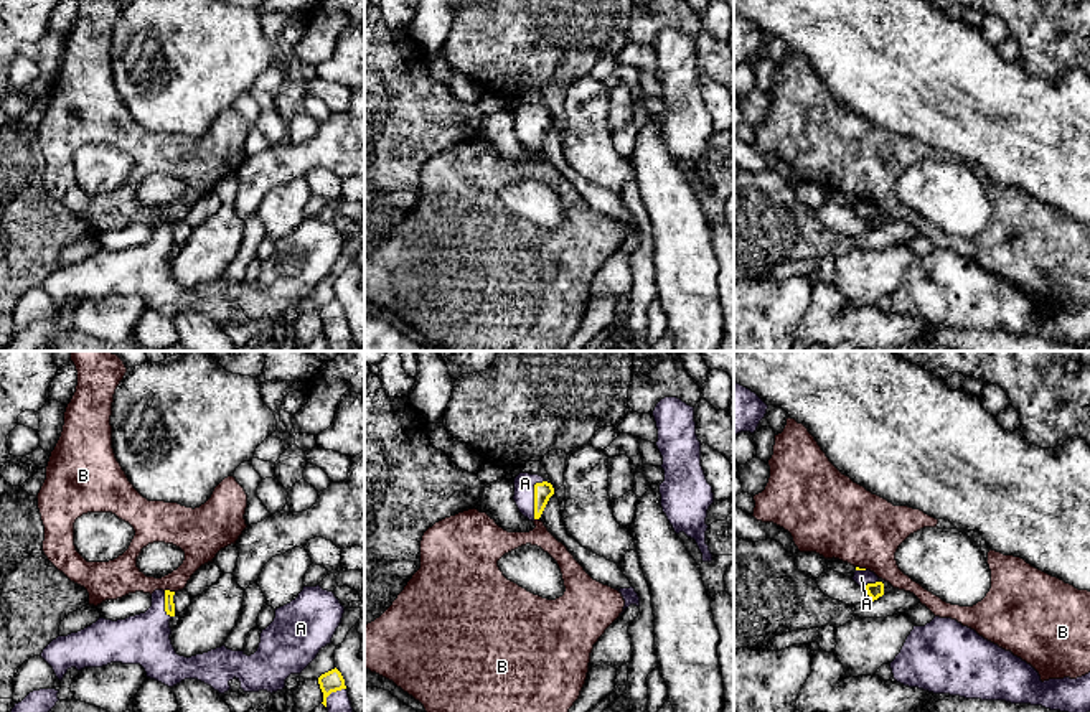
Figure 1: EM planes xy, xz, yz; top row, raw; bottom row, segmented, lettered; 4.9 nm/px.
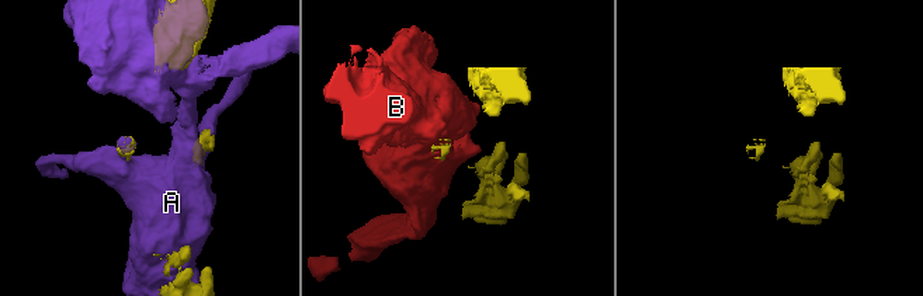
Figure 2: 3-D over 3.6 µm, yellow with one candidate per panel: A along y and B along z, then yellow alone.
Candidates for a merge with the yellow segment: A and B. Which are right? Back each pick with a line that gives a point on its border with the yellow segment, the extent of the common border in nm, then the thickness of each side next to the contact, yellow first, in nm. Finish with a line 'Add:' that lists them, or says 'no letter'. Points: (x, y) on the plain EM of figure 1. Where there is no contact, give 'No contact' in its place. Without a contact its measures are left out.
A: Touches yellow at xz (535, 127). Shared border 200 nm. Thickness 90 nm (yellow) against 100 nm
Add: A

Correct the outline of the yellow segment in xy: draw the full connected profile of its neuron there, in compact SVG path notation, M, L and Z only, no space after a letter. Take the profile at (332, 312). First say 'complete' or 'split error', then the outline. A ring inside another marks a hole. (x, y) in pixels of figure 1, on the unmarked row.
split error; M335 298L318 308L323 323L323 336L328 340L330 351L350 351L353 348L351 331L341 303Z

